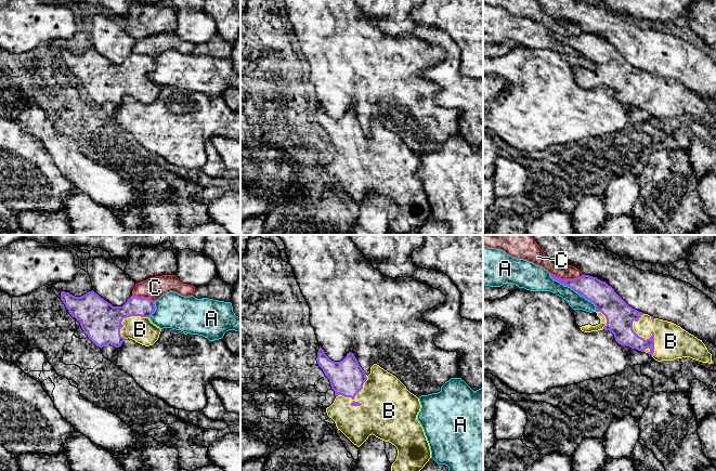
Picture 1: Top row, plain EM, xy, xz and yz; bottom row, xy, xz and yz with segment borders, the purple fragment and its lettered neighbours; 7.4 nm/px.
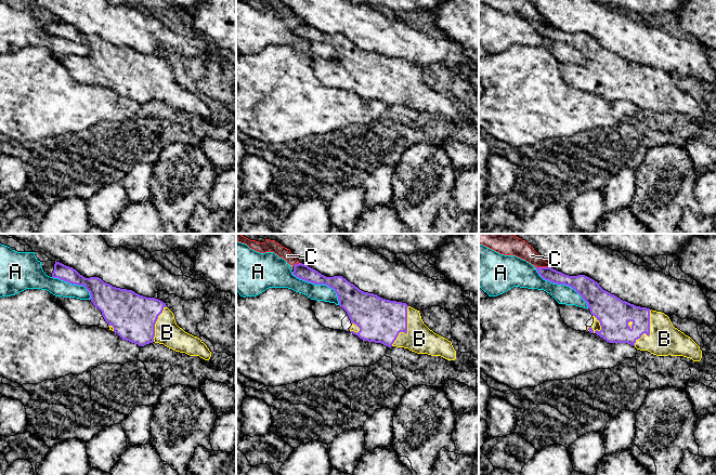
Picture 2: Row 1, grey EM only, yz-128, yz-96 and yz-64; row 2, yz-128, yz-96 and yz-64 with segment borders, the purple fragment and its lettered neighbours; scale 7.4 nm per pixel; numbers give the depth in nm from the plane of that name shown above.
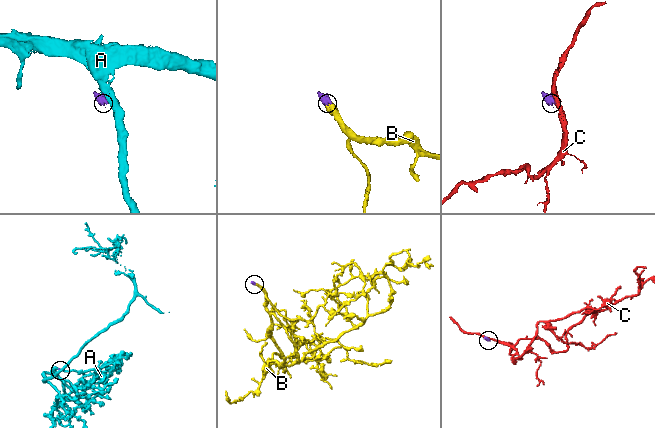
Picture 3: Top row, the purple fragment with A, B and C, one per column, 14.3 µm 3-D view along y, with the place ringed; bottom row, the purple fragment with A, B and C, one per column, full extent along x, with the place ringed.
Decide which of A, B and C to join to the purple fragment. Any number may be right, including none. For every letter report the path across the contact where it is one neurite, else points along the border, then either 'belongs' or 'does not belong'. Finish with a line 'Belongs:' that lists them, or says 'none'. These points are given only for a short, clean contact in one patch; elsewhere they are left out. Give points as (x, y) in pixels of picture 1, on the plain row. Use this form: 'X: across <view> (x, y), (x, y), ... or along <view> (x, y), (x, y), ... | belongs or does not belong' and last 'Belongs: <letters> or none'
A: does not belong
B: belongs
C: does not belong
Belongs: B

